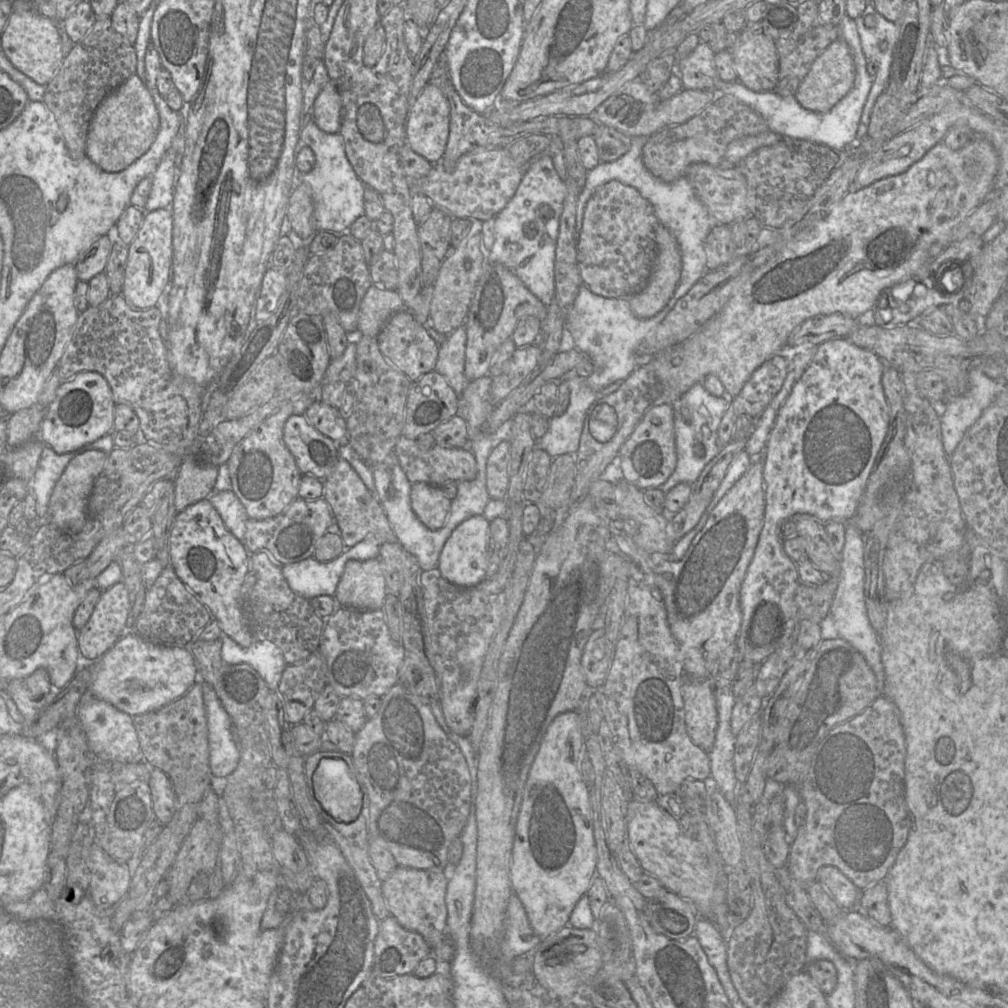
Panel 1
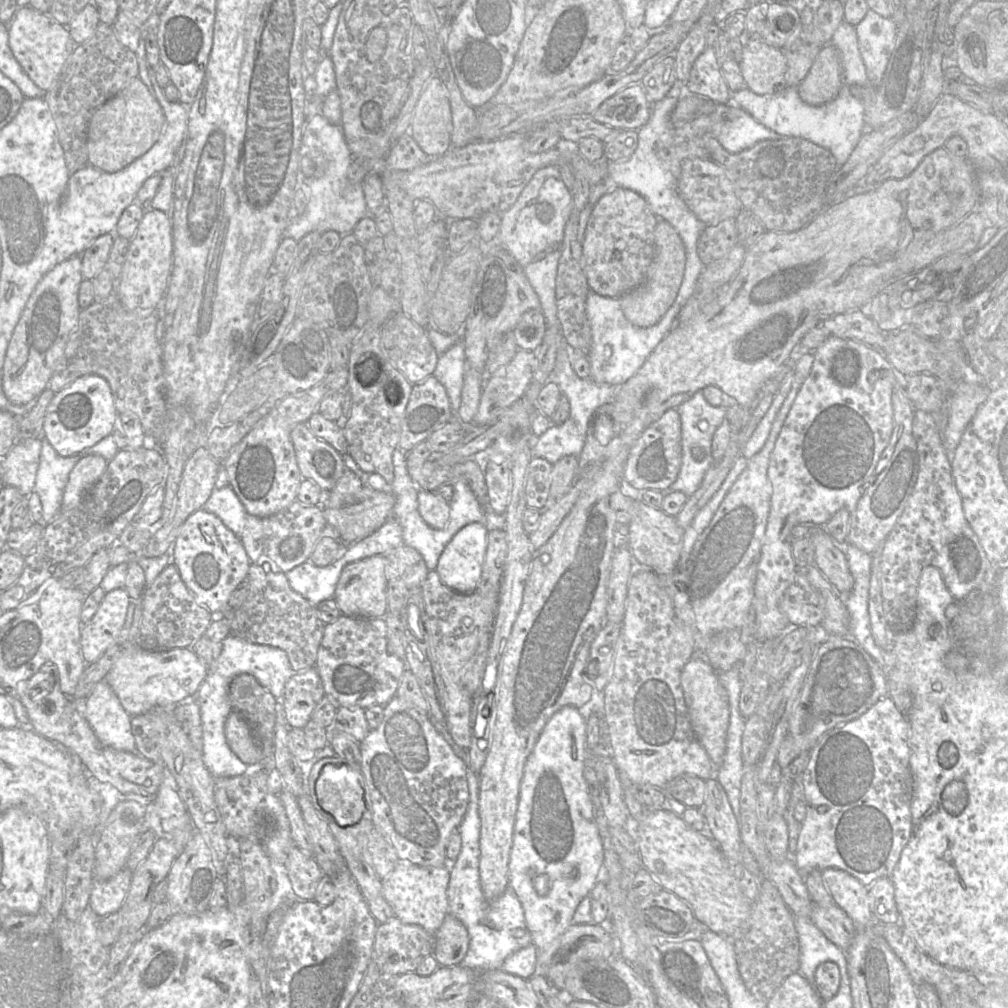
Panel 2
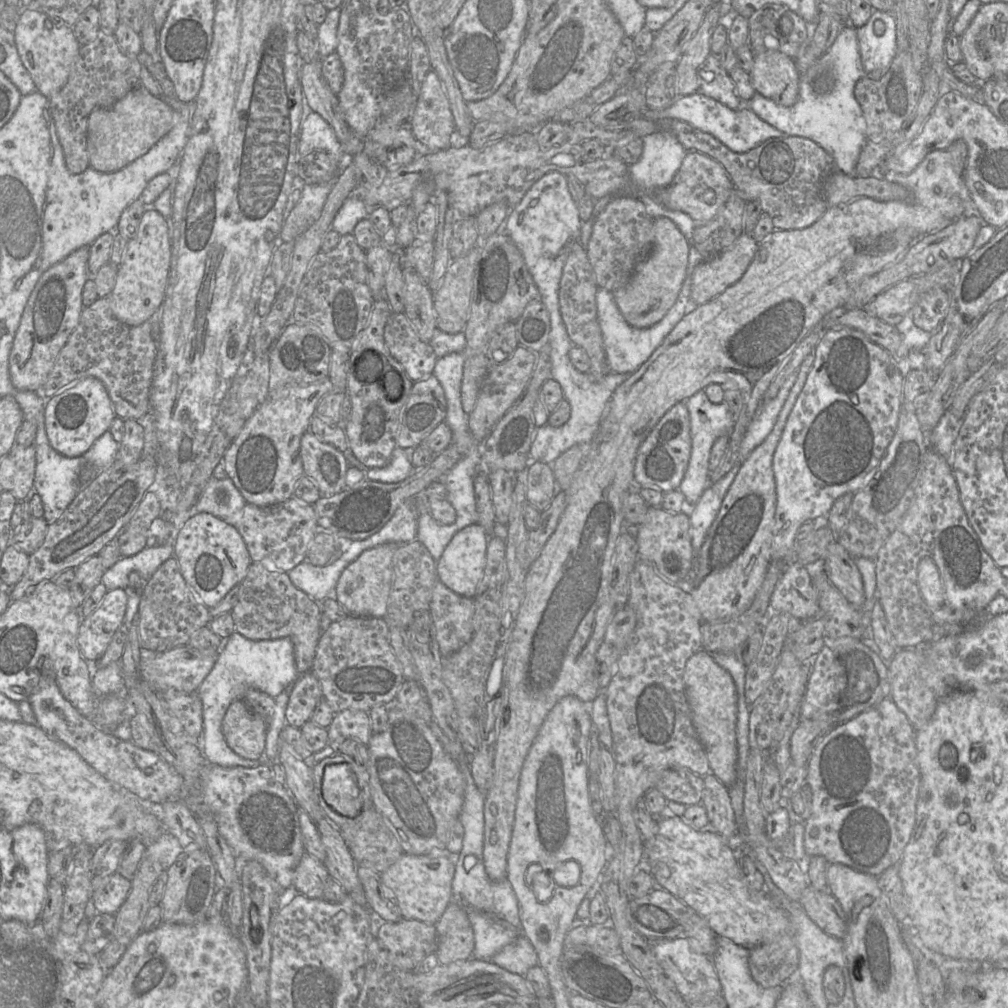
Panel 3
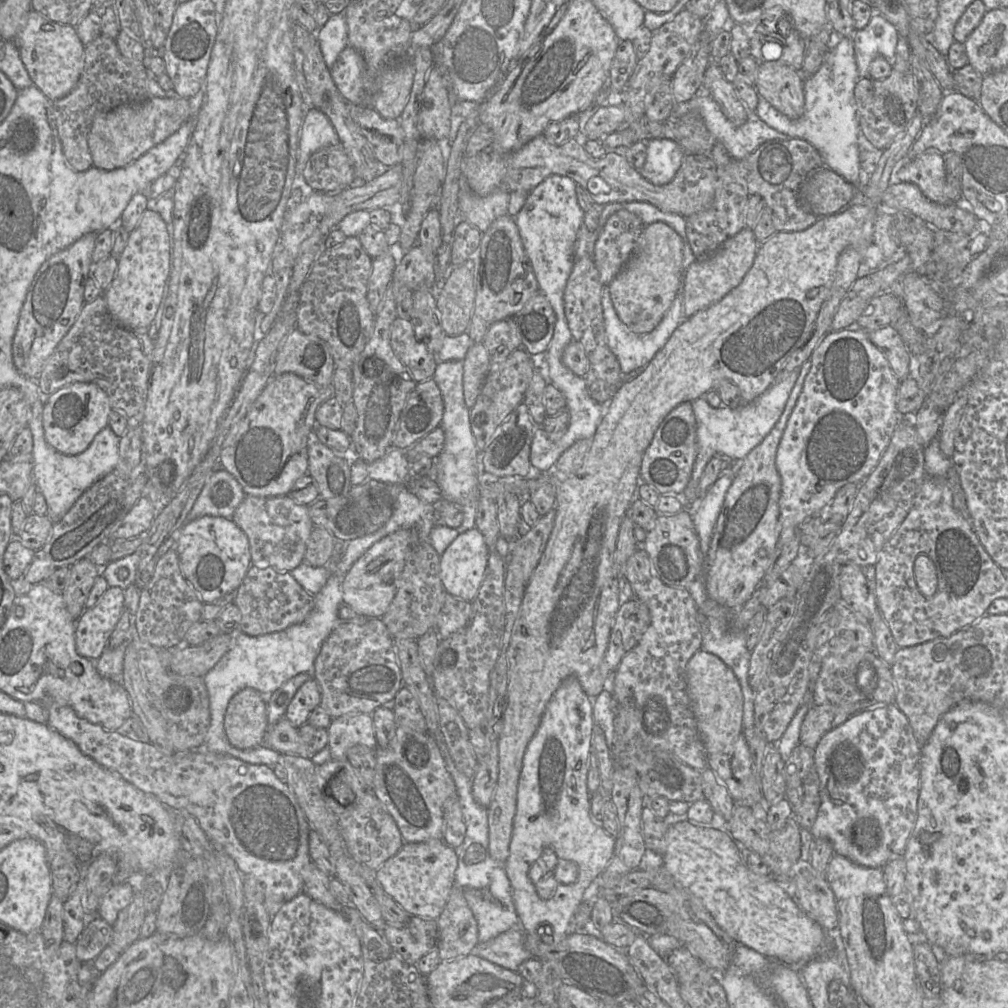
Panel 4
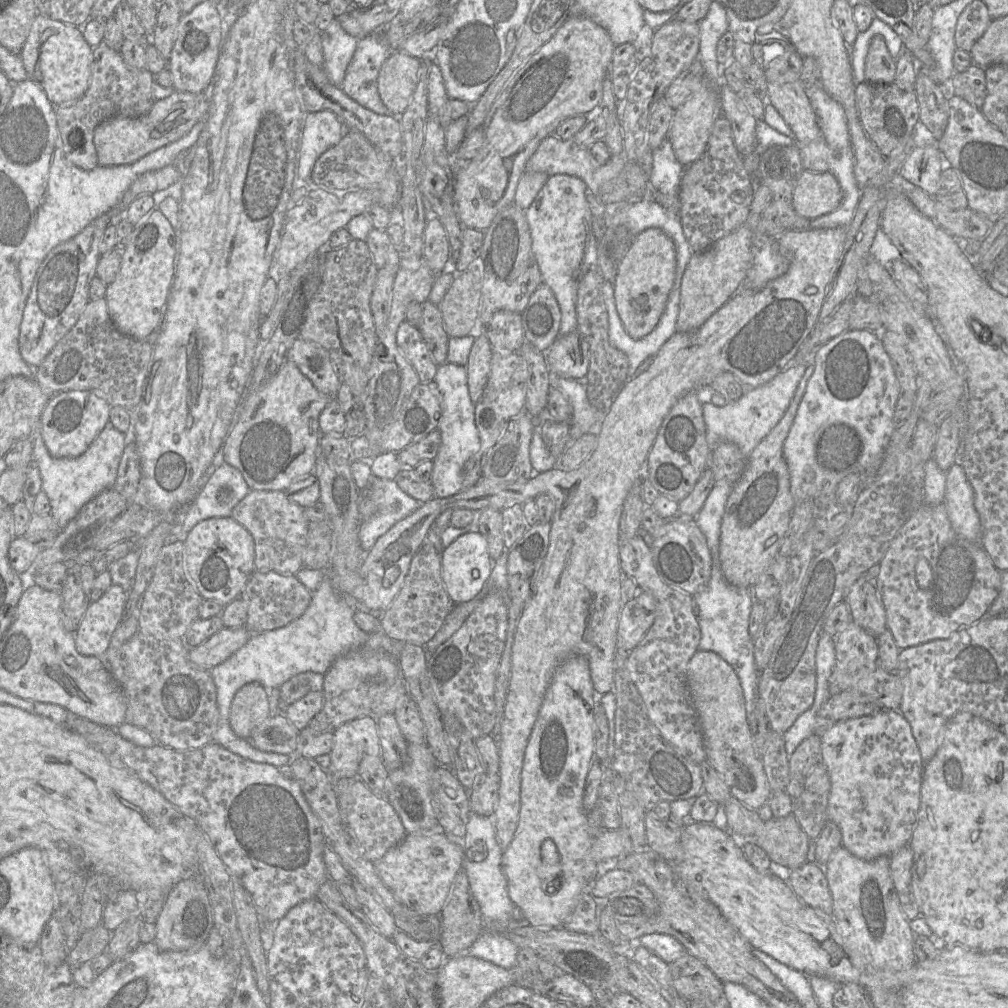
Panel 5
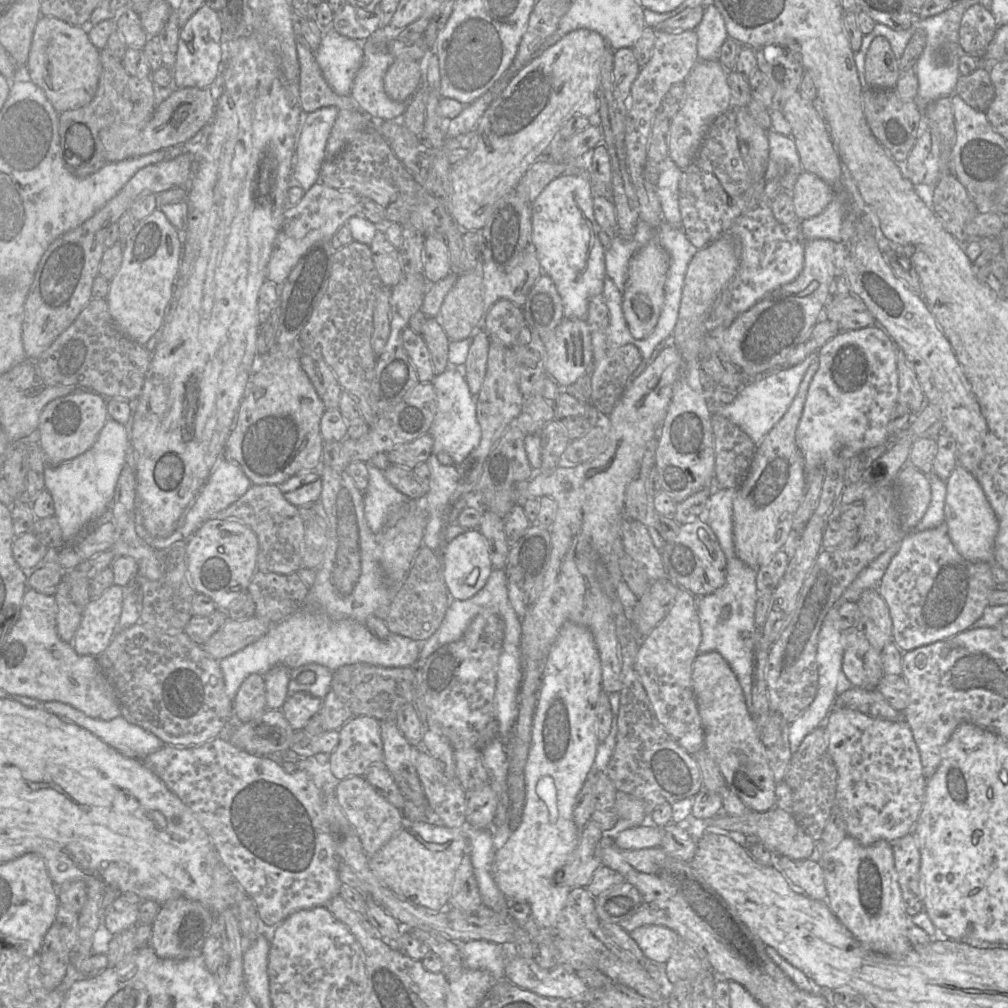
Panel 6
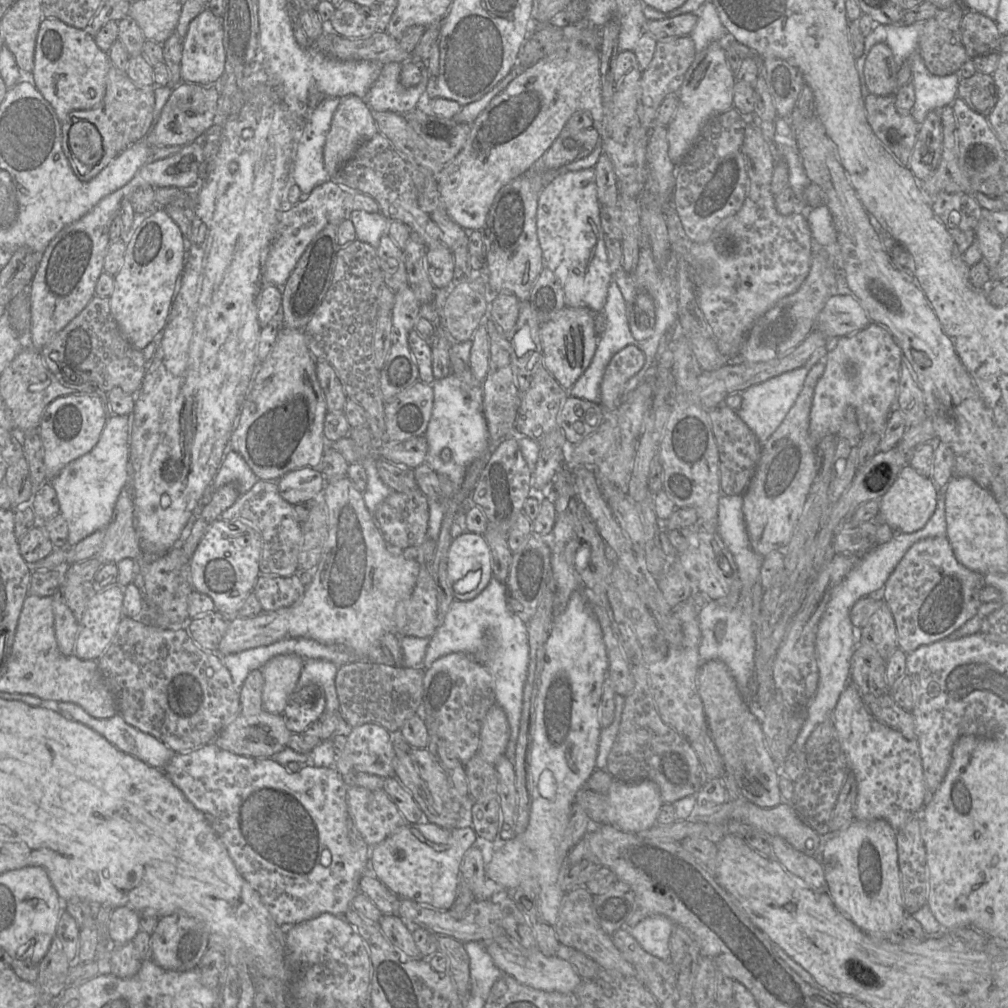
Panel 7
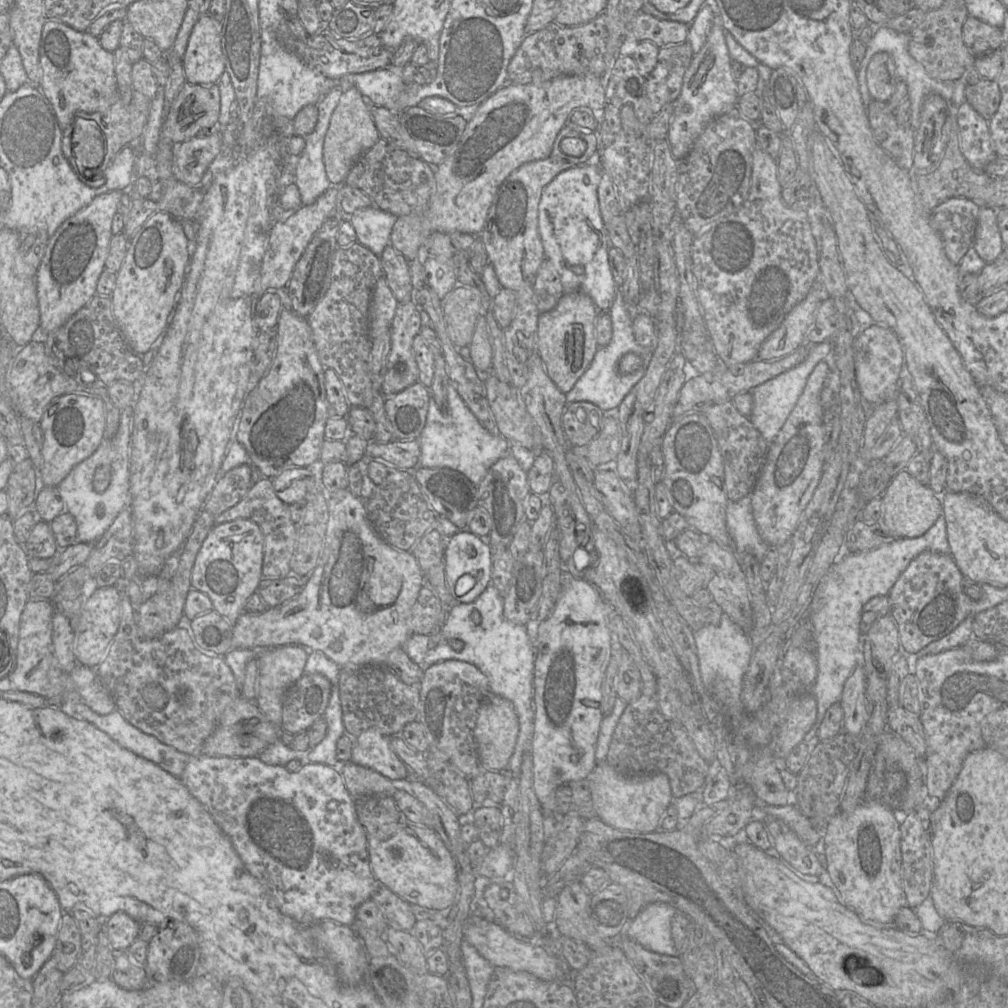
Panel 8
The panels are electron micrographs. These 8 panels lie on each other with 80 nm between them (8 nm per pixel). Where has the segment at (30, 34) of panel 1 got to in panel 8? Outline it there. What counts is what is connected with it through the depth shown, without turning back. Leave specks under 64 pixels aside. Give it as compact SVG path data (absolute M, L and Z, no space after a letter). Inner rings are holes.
M47 19L41 34L39 61L42 76L38 87L52 104L62 131L69 126L77 111L88 114L104 111L119 100L113 52L105 50L98 38L88 31L78 31L59 20Z

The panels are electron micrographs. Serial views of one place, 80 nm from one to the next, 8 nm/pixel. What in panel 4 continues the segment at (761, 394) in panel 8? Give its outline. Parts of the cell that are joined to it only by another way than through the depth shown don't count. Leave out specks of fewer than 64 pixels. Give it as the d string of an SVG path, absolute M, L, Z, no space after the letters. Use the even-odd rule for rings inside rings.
M799 369L792 371L785 378L776 380L757 399L737 407L713 407L702 397L691 402L696 419L697 455L691 477L681 494L686 509L696 508L700 500L697 498L700 479L712 457L720 456L730 462L741 462L768 435L781 416L798 375Z

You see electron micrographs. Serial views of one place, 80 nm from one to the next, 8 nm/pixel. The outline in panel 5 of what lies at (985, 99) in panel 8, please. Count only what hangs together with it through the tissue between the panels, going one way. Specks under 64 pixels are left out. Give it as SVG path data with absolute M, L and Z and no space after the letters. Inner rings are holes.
M972 64L963 72L955 72L949 83L949 90L981 109L987 94L985 68Z

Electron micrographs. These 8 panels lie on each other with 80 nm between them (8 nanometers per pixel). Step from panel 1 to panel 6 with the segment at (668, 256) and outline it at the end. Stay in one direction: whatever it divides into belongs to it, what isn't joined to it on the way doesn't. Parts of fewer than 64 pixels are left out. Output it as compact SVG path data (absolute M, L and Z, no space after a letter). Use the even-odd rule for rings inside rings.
M656 240L648 242L630 259L625 288L622 292L622 311L631 335L644 339L655 328L664 302L664 285L668 270L668 255Z

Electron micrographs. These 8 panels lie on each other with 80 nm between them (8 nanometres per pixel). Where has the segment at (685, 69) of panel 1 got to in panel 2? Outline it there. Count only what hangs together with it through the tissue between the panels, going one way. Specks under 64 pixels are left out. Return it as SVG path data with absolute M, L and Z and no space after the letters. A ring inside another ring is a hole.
M706 47L697 57L683 87L687 93L705 97L713 103L732 102L732 92L722 75L721 65L712 47Z

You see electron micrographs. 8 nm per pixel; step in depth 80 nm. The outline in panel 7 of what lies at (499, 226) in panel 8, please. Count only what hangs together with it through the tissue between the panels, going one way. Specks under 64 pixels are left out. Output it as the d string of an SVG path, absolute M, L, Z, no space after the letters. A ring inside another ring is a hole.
M594 127L572 132L570 137L566 138L556 138L549 149L526 173L503 186L493 200L486 222L480 229L485 248L486 282L491 293L511 292L520 301L528 300L529 298L531 289L544 267L542 250L538 241L536 228L538 197L541 190L544 188L541 175L548 170L558 169L570 162L587 157L600 141L599 132ZM566 138L574 139L579 147L576 149L565 148L563 141Z

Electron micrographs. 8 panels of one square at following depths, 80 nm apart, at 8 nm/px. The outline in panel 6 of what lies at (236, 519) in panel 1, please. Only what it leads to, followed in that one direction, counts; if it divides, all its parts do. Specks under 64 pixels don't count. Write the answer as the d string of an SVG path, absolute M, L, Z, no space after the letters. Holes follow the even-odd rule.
M220 457L216 467L185 514L180 529L183 539L188 540L199 526L228 508L242 497L252 482L242 469L225 457Z

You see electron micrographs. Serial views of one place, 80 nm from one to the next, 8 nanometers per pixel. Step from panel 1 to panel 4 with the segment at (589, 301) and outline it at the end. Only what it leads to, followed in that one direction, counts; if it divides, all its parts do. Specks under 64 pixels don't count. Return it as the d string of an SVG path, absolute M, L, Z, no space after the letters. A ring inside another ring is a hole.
M603 285L601 292L601 303L603 309L606 341L609 349L616 356L620 369L624 374L637 370L642 366L646 366L664 347L676 328L683 322L685 319L684 307L680 306L684 304L678 302L679 295L680 292L678 288L671 306L667 310L660 323L651 332L646 334L635 334L630 331L618 317L611 299L609 285Z

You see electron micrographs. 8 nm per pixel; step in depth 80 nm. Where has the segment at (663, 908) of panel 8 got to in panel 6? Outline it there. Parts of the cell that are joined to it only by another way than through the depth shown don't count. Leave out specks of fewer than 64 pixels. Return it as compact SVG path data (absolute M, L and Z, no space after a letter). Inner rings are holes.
M644 925L629 933L644 955L657 964L665 964L674 948L679 935L662 925Z

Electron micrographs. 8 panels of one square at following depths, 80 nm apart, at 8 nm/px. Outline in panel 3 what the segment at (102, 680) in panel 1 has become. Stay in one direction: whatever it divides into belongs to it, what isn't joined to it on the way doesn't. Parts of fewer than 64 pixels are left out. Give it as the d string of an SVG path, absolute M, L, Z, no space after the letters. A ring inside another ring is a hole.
M189 645L178 646L164 652L152 652L141 648L140 672L147 684L157 693L168 690L177 692L197 692L200 684L212 670L219 650L199 650Z

